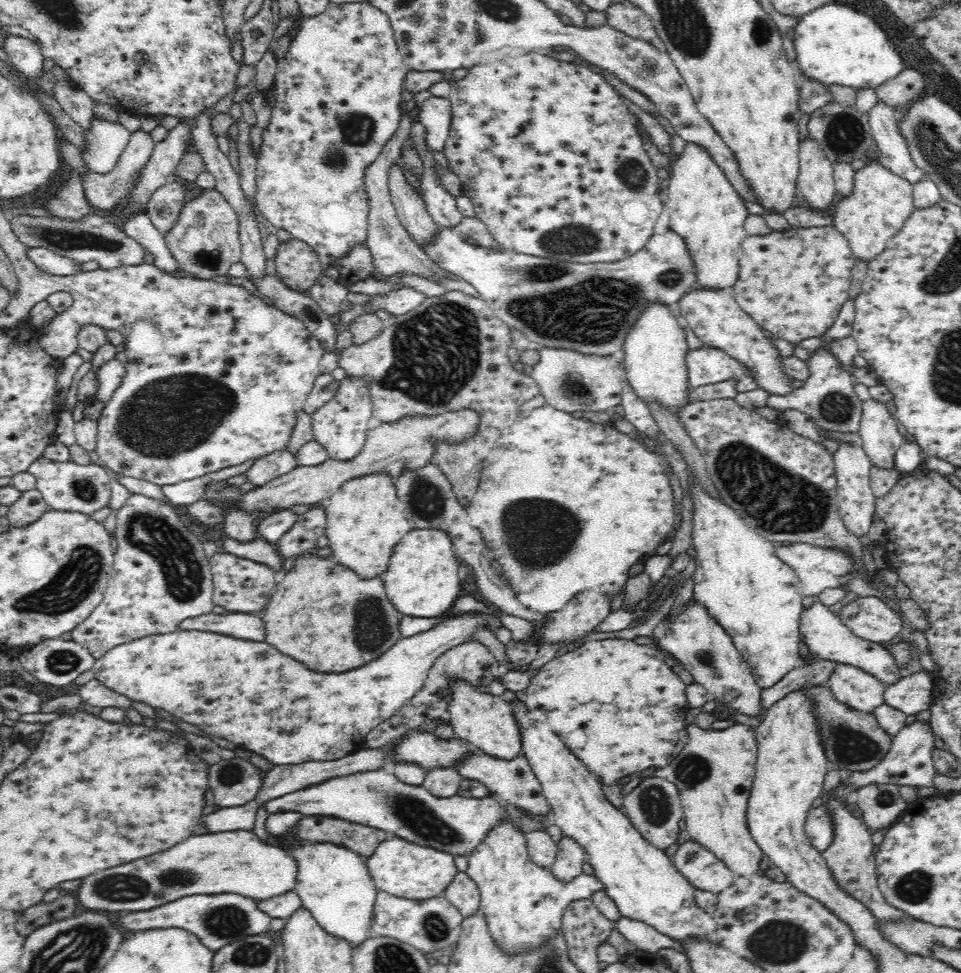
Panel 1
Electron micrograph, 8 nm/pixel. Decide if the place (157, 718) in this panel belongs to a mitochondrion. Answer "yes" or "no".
no

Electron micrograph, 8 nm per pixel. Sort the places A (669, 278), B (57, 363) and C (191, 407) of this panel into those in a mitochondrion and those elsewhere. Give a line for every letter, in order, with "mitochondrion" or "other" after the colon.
A: mitochondrion
B: other
C: mitochondrion

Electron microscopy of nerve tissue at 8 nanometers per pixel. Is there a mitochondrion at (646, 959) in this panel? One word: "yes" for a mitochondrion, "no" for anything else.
no

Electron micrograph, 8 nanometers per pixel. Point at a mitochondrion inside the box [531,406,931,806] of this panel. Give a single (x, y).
(779, 500)

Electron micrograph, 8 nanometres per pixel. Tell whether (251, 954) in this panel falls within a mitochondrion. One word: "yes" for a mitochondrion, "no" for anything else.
yes

